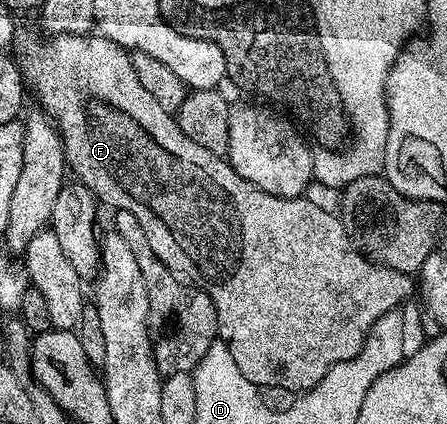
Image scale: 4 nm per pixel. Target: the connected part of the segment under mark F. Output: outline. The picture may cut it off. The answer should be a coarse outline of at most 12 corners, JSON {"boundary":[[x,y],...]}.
{"boundary":[[99,34],[20,44],[101,205],[261,390],[414,292],[335,211],[190,142]]}

